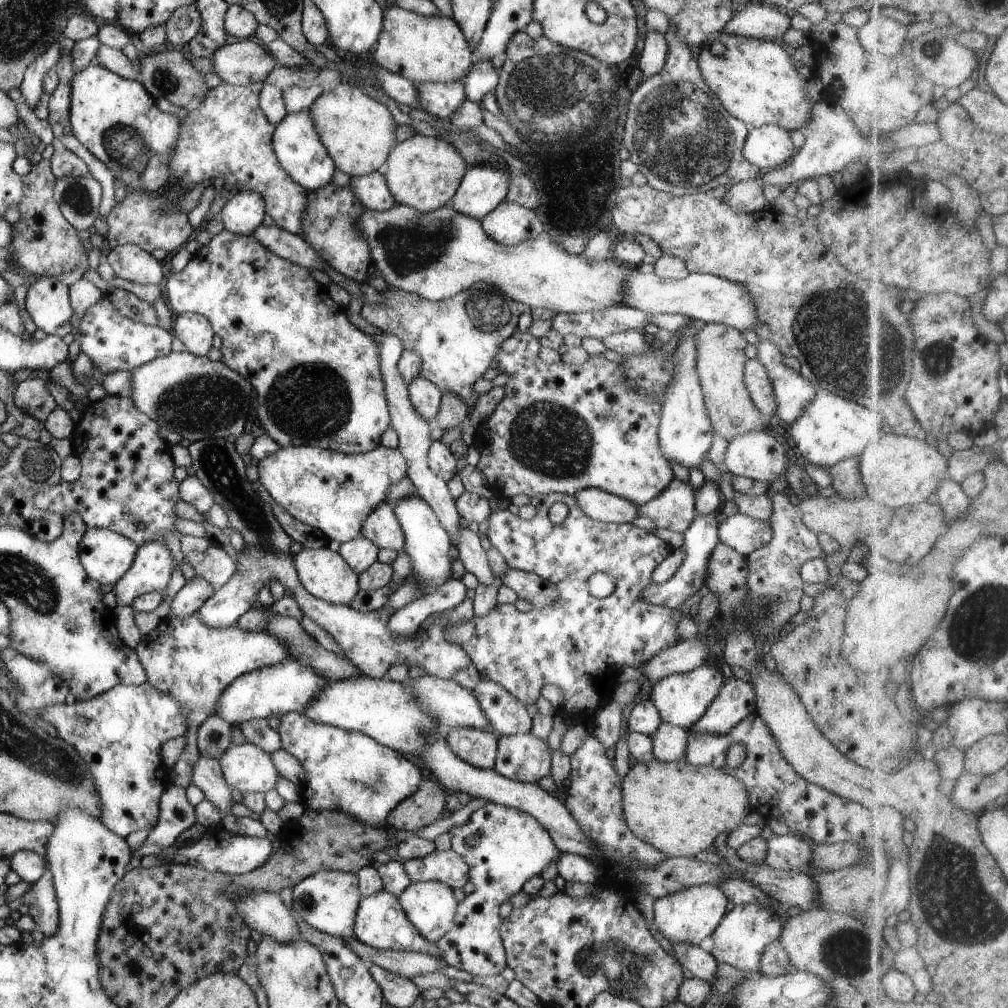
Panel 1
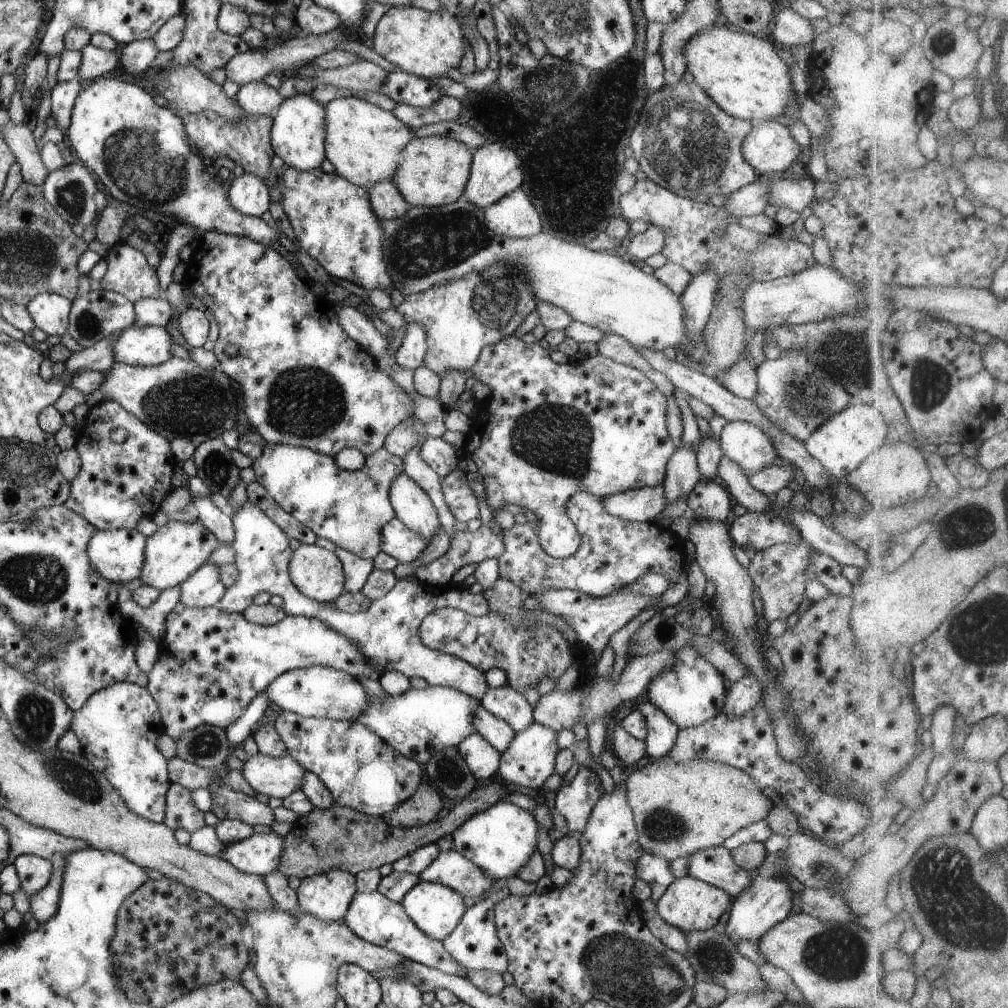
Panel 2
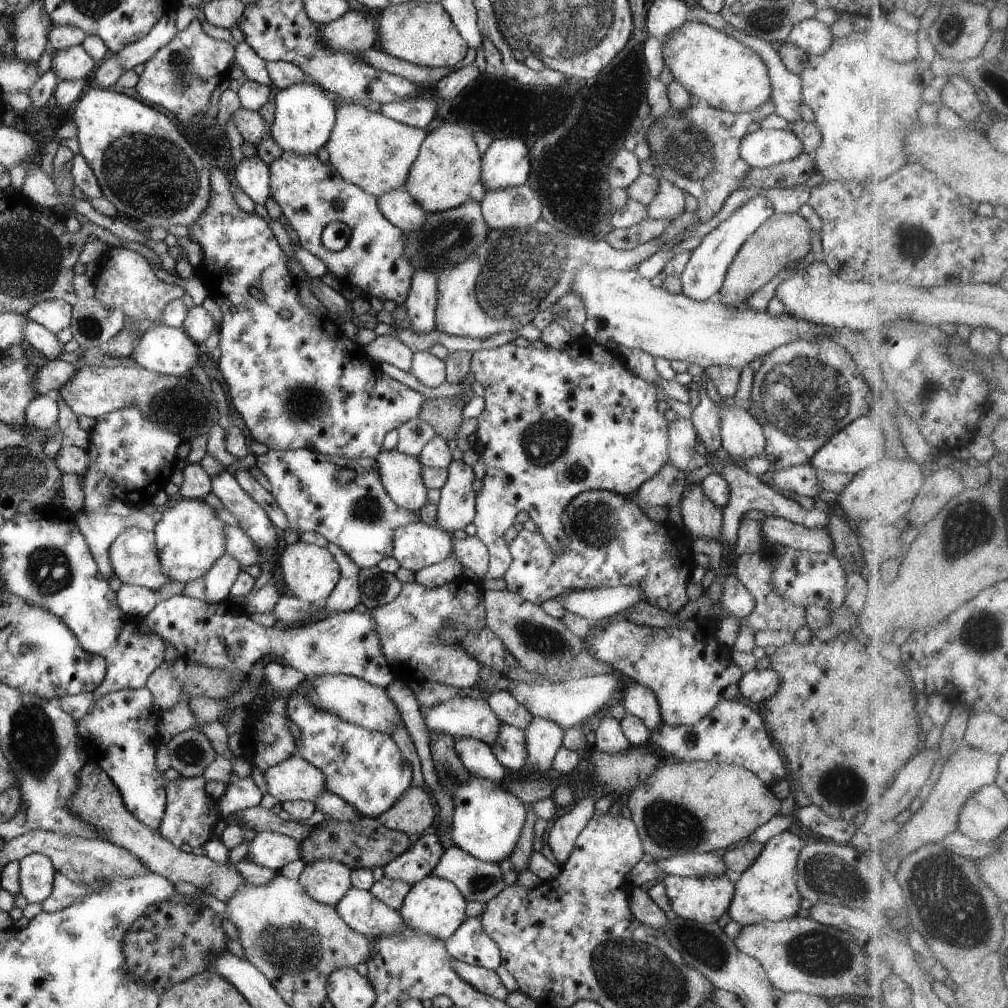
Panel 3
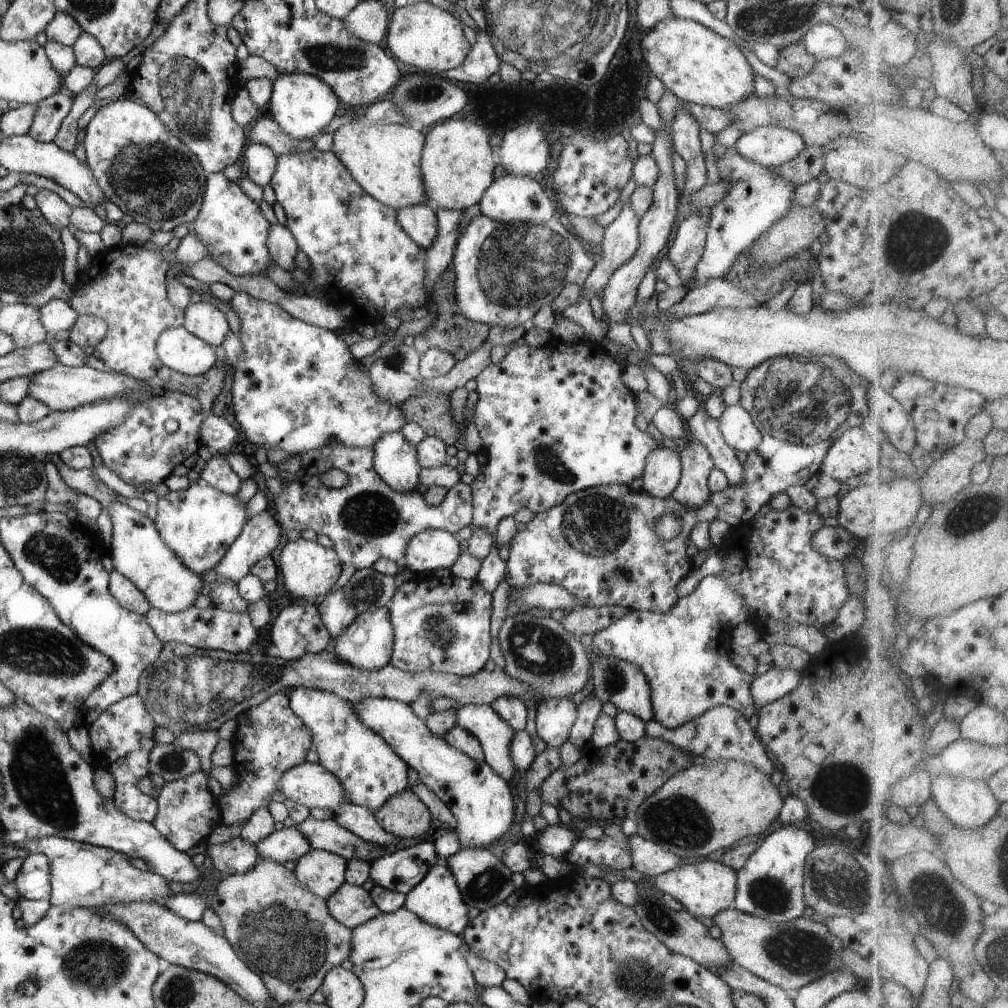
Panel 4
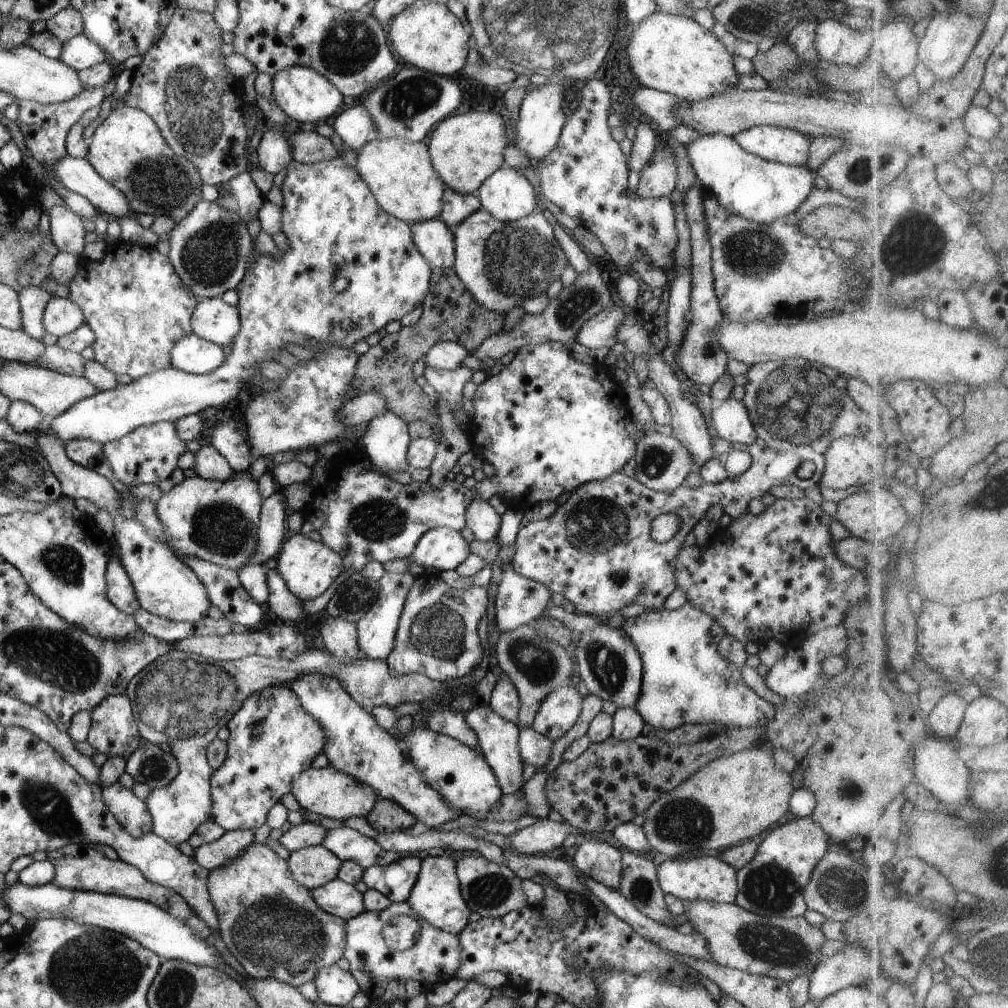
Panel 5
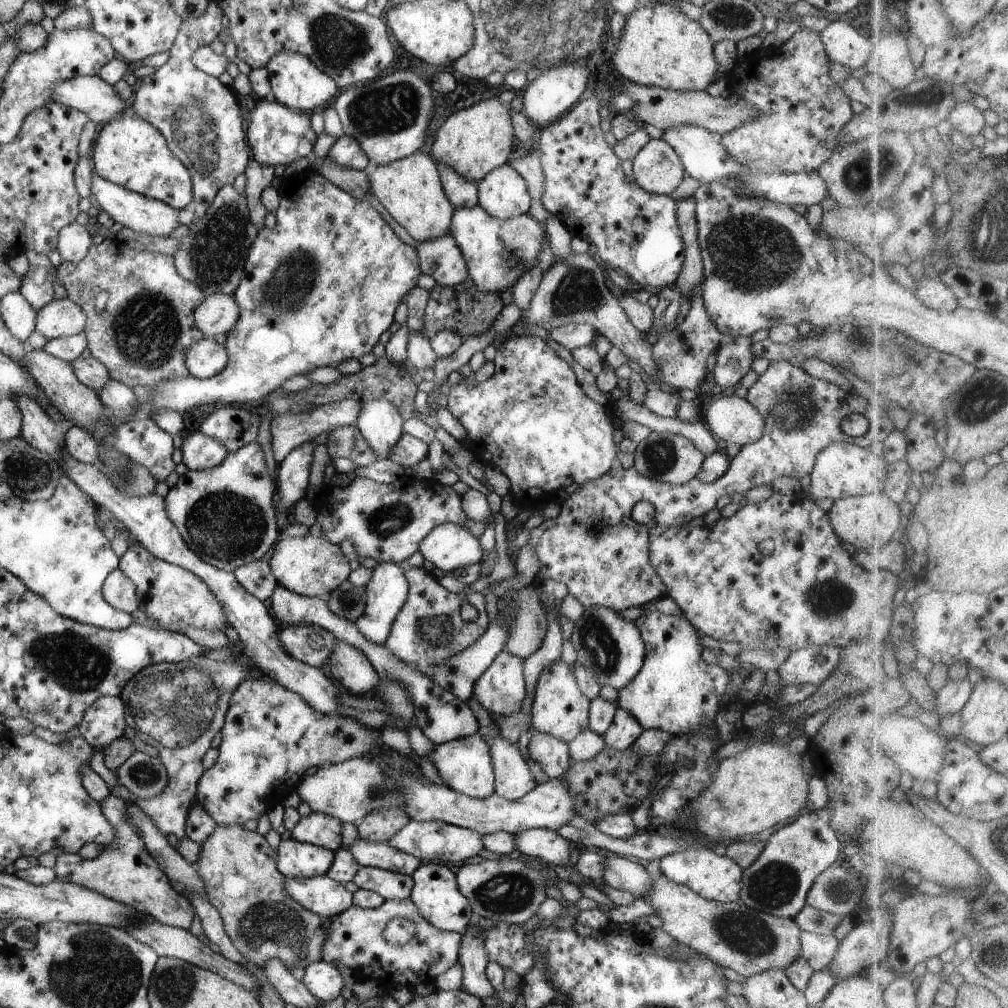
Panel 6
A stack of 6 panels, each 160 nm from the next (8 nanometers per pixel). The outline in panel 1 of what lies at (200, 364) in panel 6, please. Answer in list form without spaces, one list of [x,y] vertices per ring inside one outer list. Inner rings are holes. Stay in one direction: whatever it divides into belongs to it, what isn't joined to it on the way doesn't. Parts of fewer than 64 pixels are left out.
[[[102,296],[82,317],[78,340],[81,351],[89,356],[101,374],[114,371],[130,373],[134,368],[170,353],[173,335],[172,331],[167,332],[158,325],[131,321],[113,307],[107,296]]]

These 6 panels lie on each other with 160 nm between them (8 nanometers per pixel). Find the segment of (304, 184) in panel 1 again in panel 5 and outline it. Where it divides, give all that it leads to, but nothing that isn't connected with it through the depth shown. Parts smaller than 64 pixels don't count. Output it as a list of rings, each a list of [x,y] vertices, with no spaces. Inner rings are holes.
[[[290,65],[272,77],[273,94],[278,106],[293,120],[320,124],[334,116],[342,106],[343,94],[313,68]]]

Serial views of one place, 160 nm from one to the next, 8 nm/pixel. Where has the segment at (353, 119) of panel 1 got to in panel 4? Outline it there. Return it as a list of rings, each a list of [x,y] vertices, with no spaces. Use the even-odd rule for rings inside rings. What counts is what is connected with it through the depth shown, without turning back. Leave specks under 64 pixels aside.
[[[354,121],[340,126],[334,132],[331,150],[372,198],[399,211],[429,202],[420,168],[424,143],[425,135],[413,126],[363,125]]]

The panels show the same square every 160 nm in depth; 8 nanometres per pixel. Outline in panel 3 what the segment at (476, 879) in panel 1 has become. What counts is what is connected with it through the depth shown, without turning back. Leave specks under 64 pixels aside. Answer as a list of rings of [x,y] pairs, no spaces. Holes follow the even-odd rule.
[[[470,773],[469,777],[456,785],[453,790],[454,810],[449,836],[458,848],[461,848],[470,856],[486,862],[500,863],[501,860],[511,855],[511,852],[516,848],[516,842],[520,838],[527,815],[527,804],[508,792],[502,784],[504,784],[504,781],[492,782],[477,777],[477,774]],[[481,915],[467,918],[445,943],[448,954],[456,961],[489,971],[495,971],[501,965],[498,945],[484,932]]]

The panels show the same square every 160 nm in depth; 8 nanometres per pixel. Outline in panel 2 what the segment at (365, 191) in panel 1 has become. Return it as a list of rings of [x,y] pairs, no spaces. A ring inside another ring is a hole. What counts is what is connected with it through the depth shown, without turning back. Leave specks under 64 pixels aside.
[[[384,179],[366,188],[370,206],[382,221],[400,218],[409,210],[411,204],[400,194],[390,179]]]

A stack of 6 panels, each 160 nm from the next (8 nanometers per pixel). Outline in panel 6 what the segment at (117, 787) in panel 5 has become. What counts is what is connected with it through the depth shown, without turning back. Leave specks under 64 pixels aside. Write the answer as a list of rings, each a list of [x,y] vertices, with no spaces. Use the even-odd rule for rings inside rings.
[[[111,793],[100,804],[102,815],[115,829],[115,847],[104,847],[96,858],[90,860],[82,858],[78,853],[59,854],[53,868],[56,879],[83,886],[116,902],[139,909],[162,924],[188,931],[194,922],[194,907],[188,897],[174,890],[167,876],[147,851],[137,828],[125,818],[125,801]]]

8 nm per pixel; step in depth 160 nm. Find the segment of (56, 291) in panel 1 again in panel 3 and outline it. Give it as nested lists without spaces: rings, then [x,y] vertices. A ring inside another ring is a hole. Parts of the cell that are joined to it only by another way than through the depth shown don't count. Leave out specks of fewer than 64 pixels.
[[[53,299],[38,303],[26,314],[30,321],[46,327],[56,335],[70,326],[72,309],[73,306],[70,306],[70,304]]]

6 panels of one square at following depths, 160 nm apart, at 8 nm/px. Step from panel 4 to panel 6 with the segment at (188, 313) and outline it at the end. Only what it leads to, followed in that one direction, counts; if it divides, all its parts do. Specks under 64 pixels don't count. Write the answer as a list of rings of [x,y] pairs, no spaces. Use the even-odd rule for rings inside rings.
[[[233,293],[208,295],[193,312],[195,325],[206,338],[228,334],[239,317],[239,306]]]

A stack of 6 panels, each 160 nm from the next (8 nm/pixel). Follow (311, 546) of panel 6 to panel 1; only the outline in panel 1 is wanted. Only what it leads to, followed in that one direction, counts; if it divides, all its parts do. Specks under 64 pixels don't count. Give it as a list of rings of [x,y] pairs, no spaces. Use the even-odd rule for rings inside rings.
[[[328,547],[317,549],[302,549],[293,555],[293,563],[302,586],[316,598],[337,604],[347,605],[360,590],[359,578],[351,566],[340,556]]]

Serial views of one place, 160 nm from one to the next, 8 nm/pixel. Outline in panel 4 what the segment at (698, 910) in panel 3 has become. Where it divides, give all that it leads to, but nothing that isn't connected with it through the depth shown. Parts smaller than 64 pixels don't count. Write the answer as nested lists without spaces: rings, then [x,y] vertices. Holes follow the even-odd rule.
[[[701,860],[698,864],[680,865],[662,874],[652,876],[649,883],[675,898],[693,917],[712,918],[720,911],[732,907],[736,898],[737,872],[720,860]]]

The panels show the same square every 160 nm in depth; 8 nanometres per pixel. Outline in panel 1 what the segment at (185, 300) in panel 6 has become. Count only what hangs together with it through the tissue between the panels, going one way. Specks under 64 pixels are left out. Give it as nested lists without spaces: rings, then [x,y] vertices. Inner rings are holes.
[[[136,245],[112,247],[104,261],[110,263],[118,278],[142,286],[157,286],[164,278],[164,268],[160,261]]]

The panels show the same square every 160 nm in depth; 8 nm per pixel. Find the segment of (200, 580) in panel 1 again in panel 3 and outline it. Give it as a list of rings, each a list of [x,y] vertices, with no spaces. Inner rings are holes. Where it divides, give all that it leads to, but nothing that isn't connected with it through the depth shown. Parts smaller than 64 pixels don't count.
[[[225,550],[204,575],[206,591],[204,601],[212,604],[226,600],[230,596],[231,586],[241,571],[240,567],[241,564],[236,557]]]

